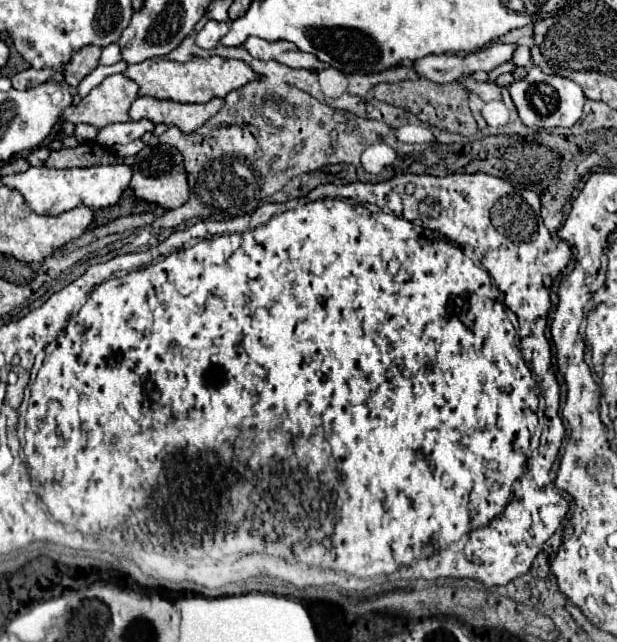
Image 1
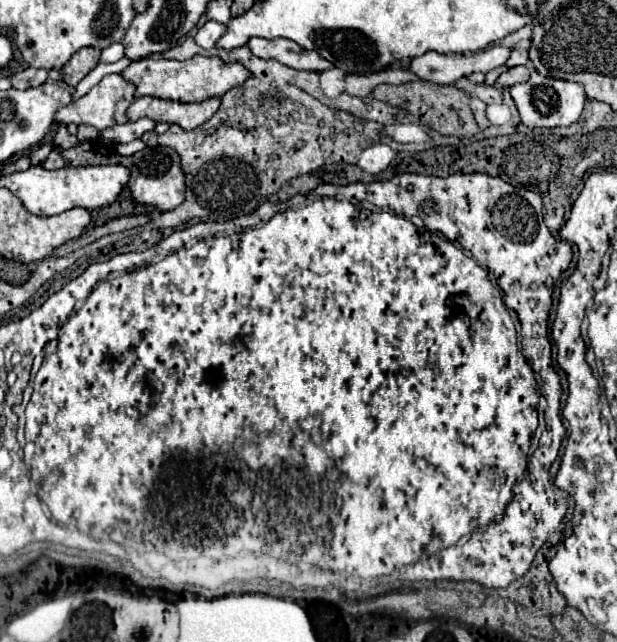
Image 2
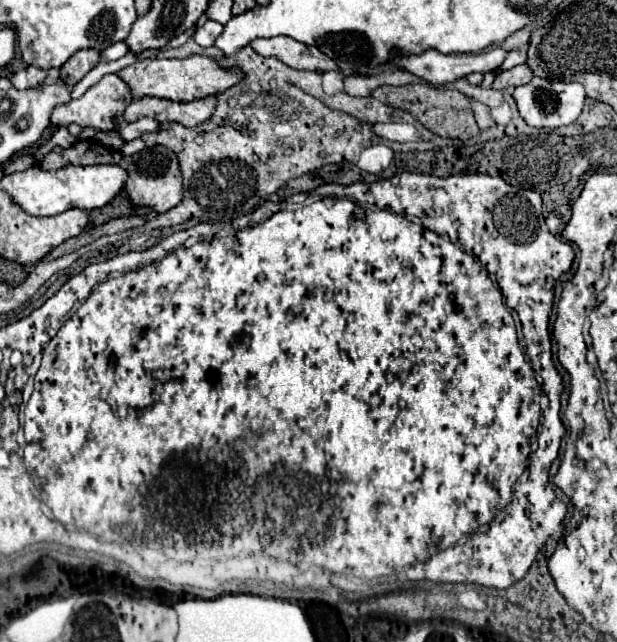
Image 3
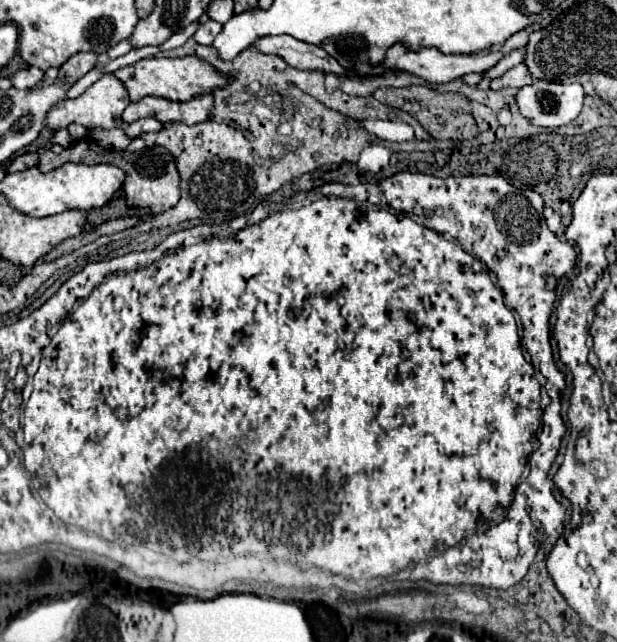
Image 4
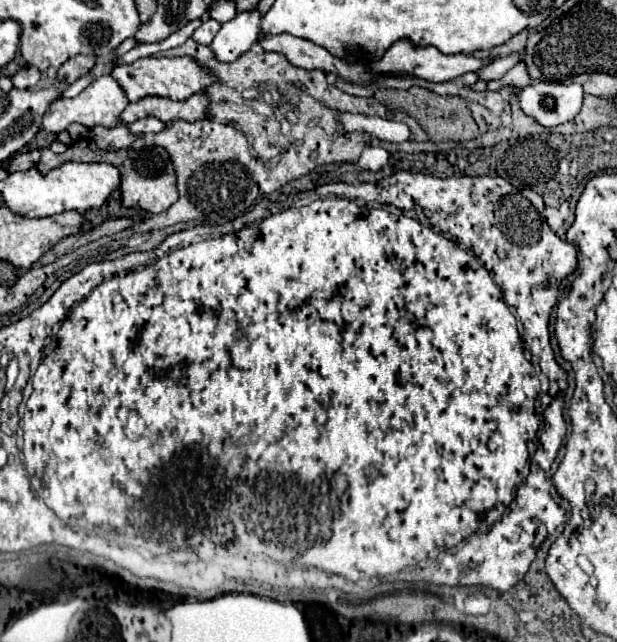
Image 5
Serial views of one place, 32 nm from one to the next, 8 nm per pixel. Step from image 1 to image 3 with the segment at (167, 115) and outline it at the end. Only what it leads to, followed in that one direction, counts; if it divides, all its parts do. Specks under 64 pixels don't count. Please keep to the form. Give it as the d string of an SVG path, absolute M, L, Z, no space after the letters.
M148 96L138 102L132 102L124 112L124 120L136 122L138 118L150 116L158 122L178 122L182 126L194 128L206 122L212 116L214 108L216 108L214 96L206 96L200 100L192 100L192 102L172 102L172 100Z

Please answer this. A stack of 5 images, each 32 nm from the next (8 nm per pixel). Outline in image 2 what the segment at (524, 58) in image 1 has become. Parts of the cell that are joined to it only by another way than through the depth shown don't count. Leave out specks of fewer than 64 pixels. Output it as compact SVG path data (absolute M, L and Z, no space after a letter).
M514 48L512 52L510 52L510 58L506 60L506 66L510 66L510 68L514 68L514 66L518 66L518 64L524 64L524 66L528 66L528 50L524 50L524 48Z

